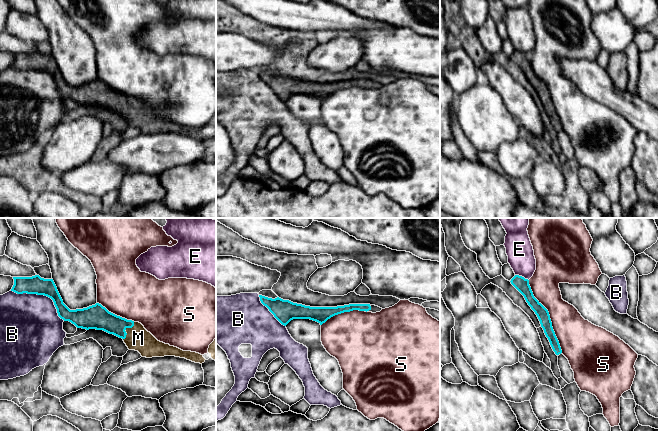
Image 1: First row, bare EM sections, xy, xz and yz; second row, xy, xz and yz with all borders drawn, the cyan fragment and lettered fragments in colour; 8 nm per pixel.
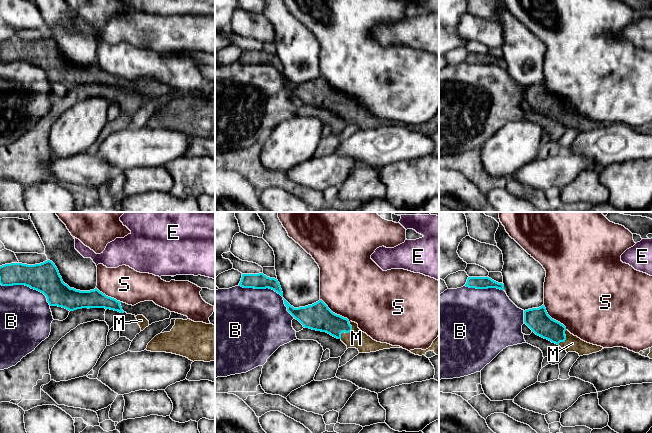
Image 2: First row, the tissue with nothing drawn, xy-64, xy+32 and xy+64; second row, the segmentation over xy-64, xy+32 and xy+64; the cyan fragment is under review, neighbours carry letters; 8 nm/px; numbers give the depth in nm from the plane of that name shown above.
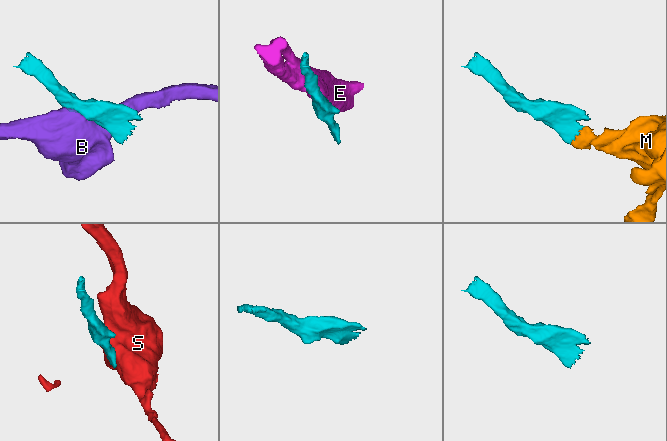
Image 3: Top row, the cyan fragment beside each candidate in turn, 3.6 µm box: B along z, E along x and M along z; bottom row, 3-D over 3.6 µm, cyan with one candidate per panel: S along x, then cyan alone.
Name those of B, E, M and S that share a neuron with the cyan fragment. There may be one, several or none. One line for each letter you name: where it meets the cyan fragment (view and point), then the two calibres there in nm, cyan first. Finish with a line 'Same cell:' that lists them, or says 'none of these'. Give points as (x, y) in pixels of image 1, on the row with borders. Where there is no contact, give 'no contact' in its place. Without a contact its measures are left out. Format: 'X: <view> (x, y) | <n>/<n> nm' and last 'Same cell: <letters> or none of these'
M: xy (125, 329) | 190/190 nm
Same cell: M

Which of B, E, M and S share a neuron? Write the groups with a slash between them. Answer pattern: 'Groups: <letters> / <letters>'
Groups: B / E / M / S

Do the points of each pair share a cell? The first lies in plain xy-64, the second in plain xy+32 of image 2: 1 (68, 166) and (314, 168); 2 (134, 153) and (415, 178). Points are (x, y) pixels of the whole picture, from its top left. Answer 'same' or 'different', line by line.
1: same
2: different

